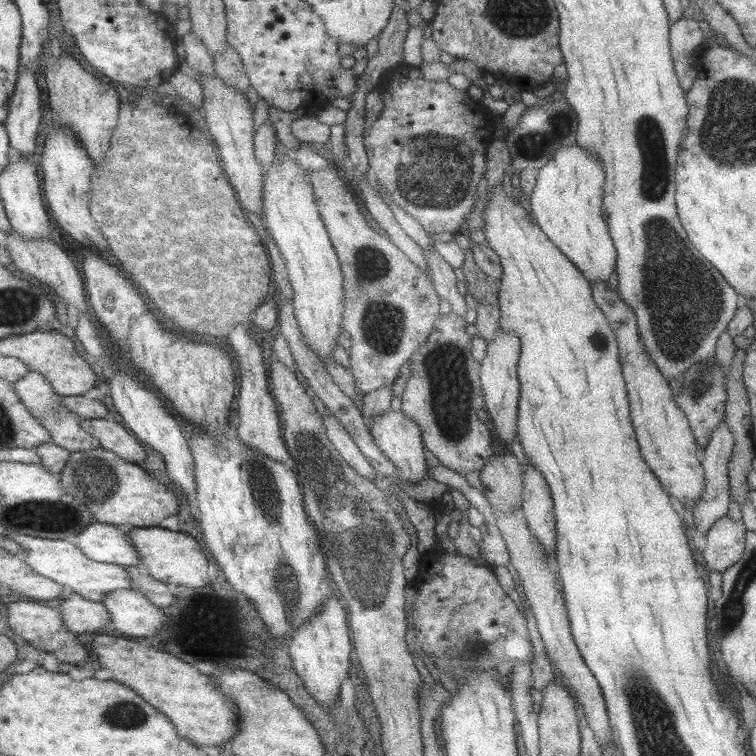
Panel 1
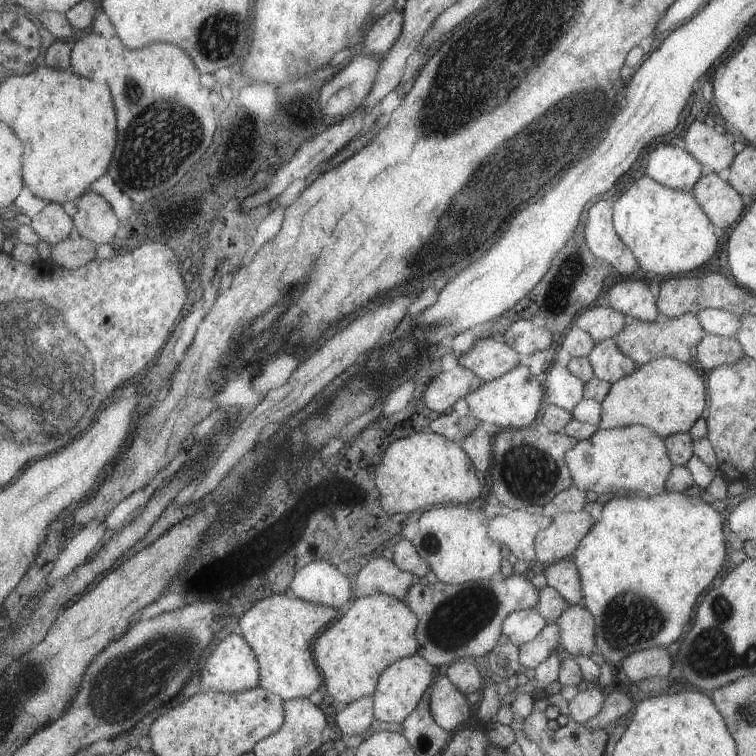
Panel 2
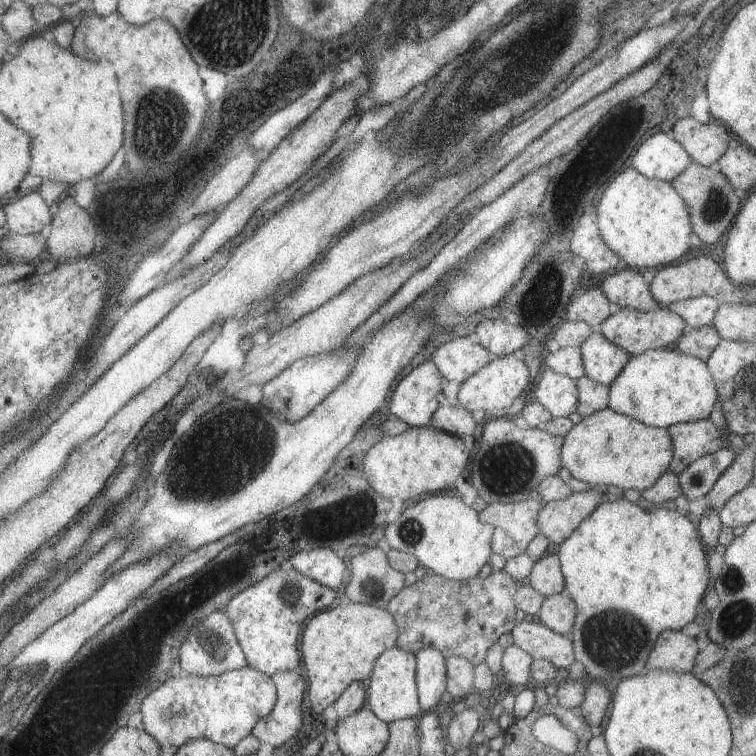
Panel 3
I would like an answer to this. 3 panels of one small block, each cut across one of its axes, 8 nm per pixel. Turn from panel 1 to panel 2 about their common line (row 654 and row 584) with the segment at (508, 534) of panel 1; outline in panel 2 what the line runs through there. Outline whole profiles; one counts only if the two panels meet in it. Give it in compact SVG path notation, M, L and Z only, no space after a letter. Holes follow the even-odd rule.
M572 558L552 563L545 570L545 575L547 584L555 588L566 602L569 602L571 605L584 606L581 576Z

